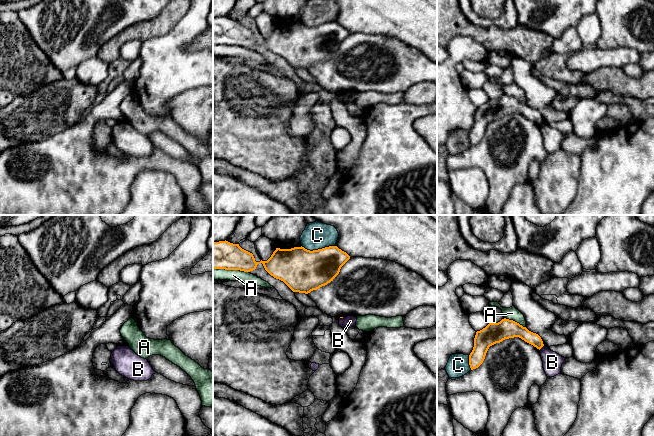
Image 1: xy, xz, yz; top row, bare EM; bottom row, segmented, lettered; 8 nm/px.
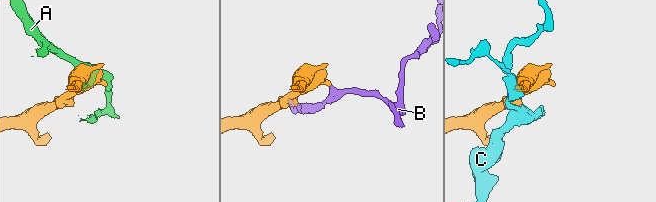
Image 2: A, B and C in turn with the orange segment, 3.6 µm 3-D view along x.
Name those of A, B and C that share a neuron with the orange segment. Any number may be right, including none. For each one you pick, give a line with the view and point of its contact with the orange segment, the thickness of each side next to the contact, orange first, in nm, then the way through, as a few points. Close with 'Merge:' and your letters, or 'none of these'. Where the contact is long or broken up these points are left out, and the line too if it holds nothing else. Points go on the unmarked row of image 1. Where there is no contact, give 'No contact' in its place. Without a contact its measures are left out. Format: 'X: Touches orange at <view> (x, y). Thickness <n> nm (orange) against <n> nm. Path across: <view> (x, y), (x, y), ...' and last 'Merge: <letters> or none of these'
Merge: none of these

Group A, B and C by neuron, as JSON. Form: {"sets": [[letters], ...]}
{"sets": [["A"], ["B"], ["C"]]}

